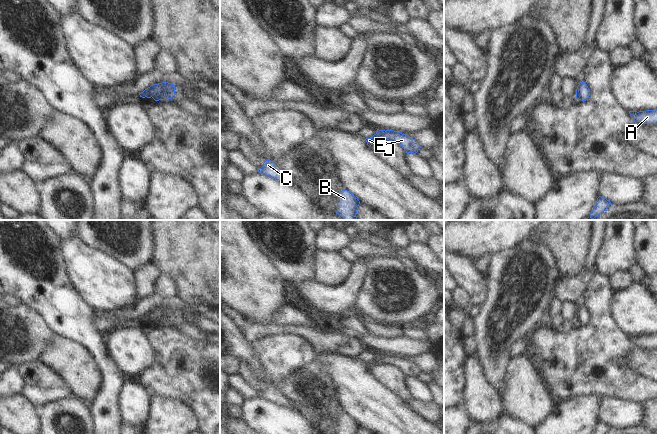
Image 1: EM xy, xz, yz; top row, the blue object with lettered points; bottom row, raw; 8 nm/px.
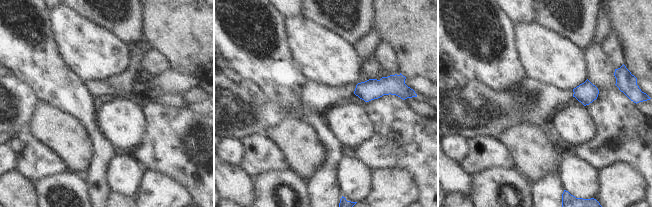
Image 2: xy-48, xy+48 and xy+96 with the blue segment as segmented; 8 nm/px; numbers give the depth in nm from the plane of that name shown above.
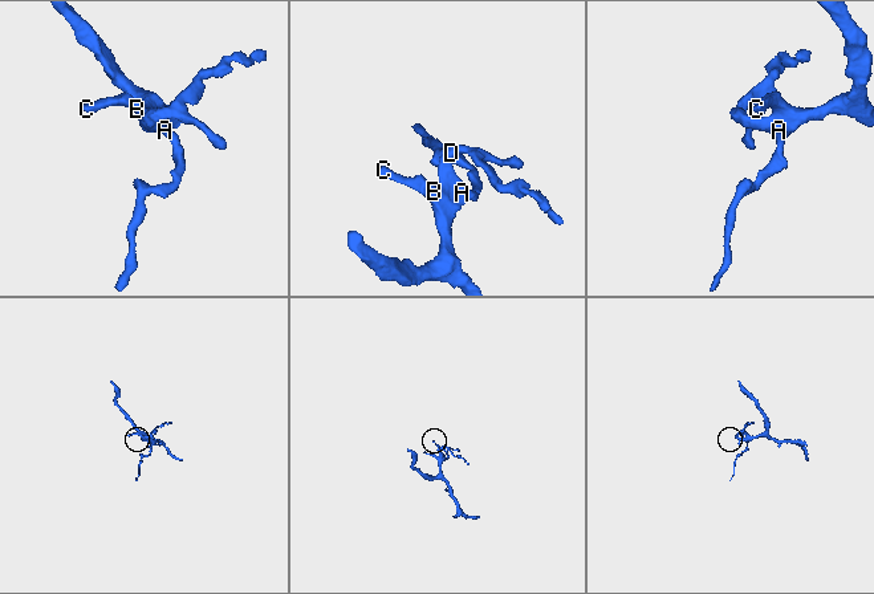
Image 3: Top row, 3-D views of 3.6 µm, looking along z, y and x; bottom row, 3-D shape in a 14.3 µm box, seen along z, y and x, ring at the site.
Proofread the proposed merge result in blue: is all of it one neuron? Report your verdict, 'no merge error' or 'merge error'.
no merge error

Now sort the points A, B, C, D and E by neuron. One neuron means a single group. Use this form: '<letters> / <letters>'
A B C D E

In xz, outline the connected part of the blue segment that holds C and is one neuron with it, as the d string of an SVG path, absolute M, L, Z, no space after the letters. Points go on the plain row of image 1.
M266 384L263 387L263 390L258 393L258 396L270 400L281 406L290 407L291 402L285 398L274 386Z

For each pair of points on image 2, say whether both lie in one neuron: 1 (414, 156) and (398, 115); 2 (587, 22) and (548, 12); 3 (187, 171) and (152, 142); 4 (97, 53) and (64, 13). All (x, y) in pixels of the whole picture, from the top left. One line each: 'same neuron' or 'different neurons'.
1: same neuron
2: same neuron
3: same neuron
4: same neuron

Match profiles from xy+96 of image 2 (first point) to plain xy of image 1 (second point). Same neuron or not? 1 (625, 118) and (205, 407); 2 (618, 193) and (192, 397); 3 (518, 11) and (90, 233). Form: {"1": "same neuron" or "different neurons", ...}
{"1": "same neuron", "2": "different neurons", "3": "different neurons"}

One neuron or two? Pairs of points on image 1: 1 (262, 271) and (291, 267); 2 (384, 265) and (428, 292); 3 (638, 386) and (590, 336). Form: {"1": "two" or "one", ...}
{"1": "two", "2": "one", "3": "one"}

